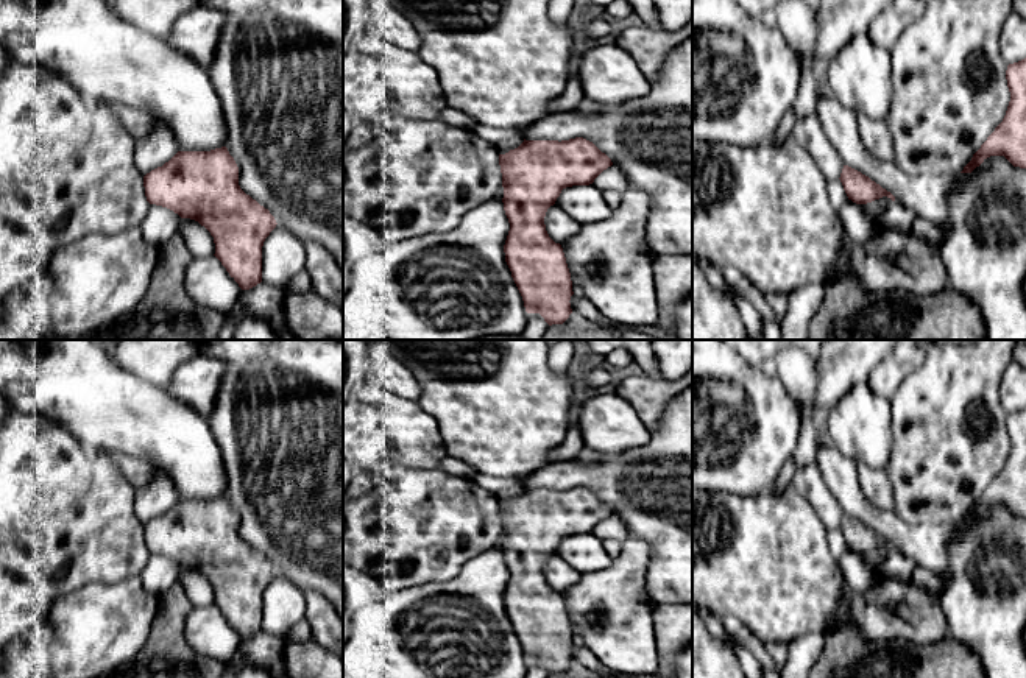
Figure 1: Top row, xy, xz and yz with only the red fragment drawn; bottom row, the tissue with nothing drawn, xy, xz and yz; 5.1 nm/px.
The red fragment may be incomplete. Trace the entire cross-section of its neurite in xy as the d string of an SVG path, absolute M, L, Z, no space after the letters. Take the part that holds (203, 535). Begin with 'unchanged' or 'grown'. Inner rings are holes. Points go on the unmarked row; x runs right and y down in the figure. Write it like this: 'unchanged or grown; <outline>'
unchanged; M226 496L211 500L178 500L162 516L143 525L143 536L150 553L195 569L211 581L215 592L214 605L242 639L262 631L262 595L278 572L268 558L240 538L239 516Z

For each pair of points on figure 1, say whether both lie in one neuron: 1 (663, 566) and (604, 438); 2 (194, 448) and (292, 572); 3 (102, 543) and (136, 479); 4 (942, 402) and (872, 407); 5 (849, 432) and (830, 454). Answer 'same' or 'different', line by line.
1: different
2: different
3: different
4: different
5: different

